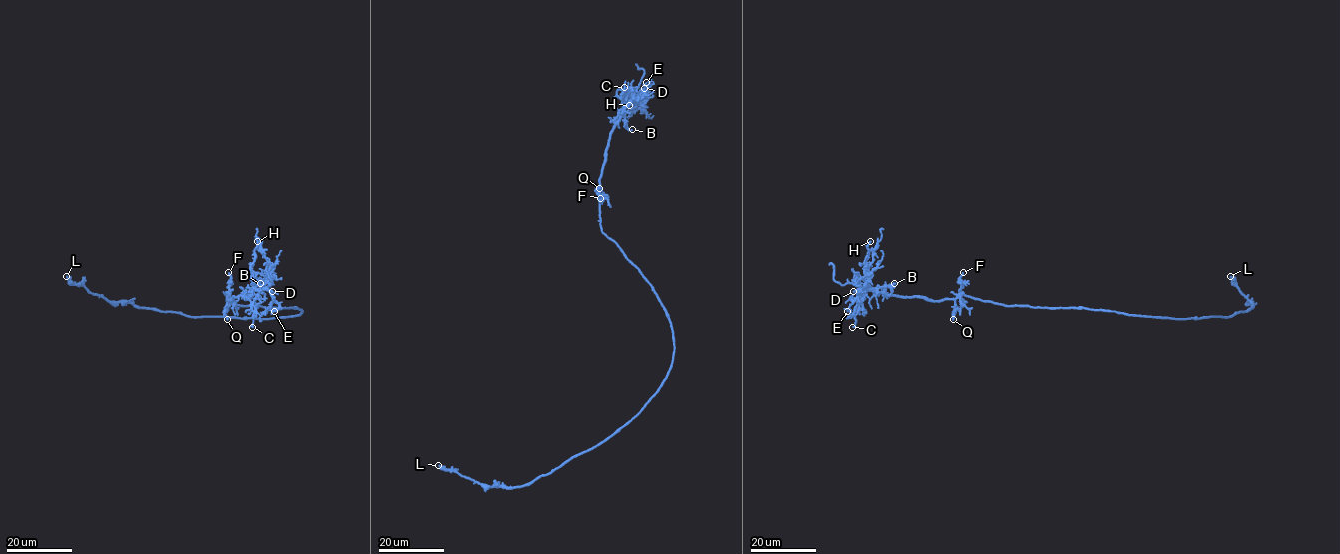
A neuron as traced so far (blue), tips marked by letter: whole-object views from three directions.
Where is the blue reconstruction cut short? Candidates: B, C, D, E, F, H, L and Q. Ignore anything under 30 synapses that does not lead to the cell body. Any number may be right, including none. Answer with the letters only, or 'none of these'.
none of these

